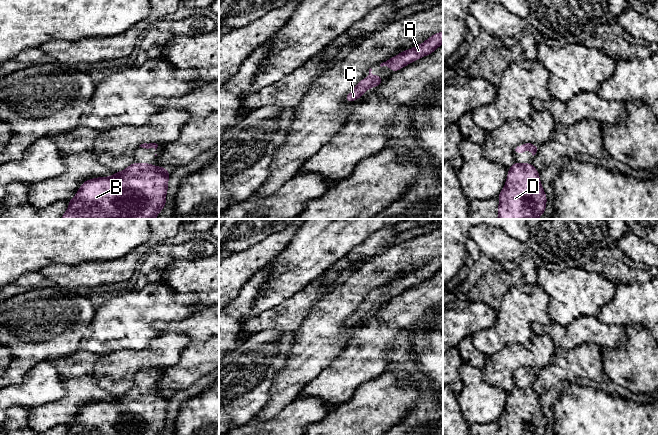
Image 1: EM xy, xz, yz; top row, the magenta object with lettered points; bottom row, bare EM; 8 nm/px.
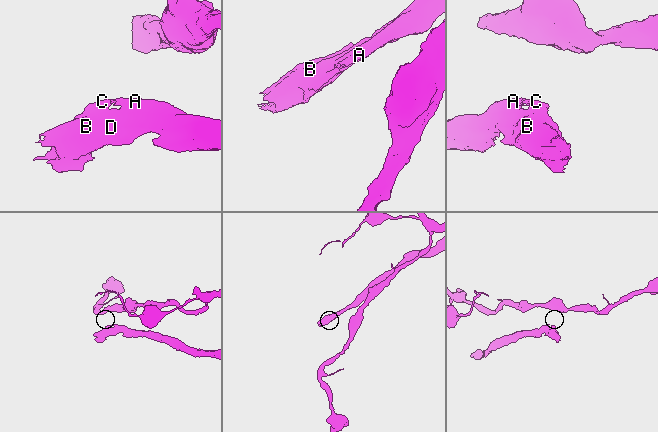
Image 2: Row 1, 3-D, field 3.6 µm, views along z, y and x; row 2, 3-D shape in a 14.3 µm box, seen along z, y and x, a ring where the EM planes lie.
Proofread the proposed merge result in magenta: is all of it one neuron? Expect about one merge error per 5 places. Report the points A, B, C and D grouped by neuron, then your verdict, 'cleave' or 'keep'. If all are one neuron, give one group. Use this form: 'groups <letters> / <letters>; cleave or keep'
groups A B C D; keep

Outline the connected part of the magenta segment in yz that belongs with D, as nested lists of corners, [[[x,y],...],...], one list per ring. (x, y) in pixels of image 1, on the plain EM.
[[[514,385],[498,423],[498,435],[545,435],[547,421],[537,393]]]

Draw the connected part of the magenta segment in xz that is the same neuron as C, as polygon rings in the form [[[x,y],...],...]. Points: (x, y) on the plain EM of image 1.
[[[369,293],[369,300],[367,302],[363,302],[354,312],[353,314],[346,319],[345,326],[353,326],[356,323],[363,320],[363,318],[366,316],[369,312],[374,312],[376,310],[379,310],[382,305],[382,300],[374,300],[371,297],[372,293]]]

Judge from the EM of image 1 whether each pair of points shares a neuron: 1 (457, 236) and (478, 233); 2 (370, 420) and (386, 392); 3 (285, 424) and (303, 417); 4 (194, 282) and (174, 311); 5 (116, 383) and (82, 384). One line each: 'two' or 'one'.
1: two
2: one
3: one
4: two
5: two

